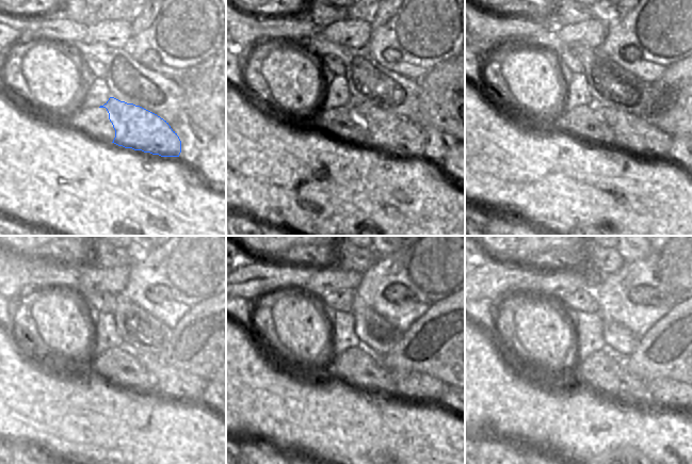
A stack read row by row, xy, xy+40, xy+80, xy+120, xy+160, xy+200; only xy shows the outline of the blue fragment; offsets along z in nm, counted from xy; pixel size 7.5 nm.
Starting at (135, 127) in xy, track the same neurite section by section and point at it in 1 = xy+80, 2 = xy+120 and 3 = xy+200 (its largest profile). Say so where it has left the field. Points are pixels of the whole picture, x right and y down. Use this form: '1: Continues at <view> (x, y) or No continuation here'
1: Continues at xy+80 (645, 140)
2: Continues at xy+120 (174, 384)
3: Continues at xy+200 (666, 393).

